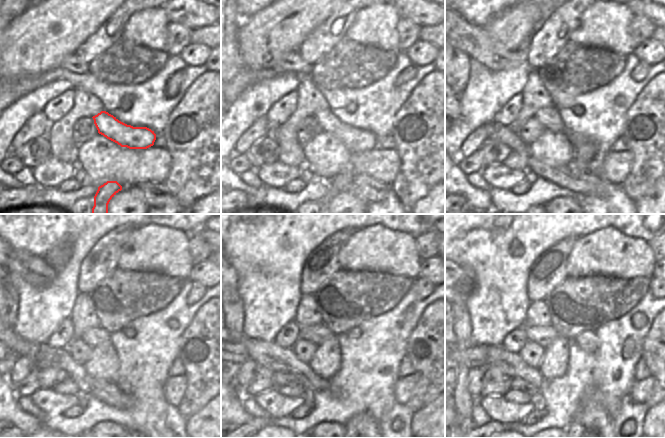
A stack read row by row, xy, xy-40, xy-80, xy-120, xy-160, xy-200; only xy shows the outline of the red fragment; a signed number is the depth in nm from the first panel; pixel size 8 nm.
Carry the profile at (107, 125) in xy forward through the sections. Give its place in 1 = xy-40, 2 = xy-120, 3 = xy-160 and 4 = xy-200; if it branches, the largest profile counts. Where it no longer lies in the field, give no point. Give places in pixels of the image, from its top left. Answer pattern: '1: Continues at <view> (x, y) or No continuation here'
1: Continues at xy-40 (356, 140)
2: Continues at xy-120 (93, 336)
3: Continues at xy-160 (317, 334)
4: Continues at xy-200 (543, 335)

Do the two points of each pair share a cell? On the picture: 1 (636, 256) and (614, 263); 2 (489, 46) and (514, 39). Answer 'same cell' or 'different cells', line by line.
1: same cell
2: different cells

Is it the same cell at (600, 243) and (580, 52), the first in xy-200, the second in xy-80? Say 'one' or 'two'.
two

